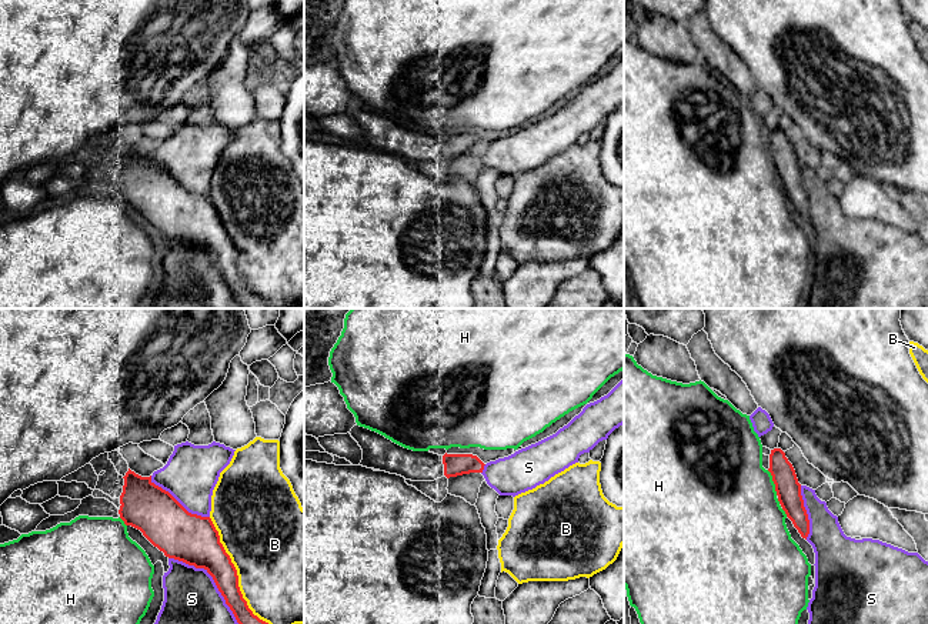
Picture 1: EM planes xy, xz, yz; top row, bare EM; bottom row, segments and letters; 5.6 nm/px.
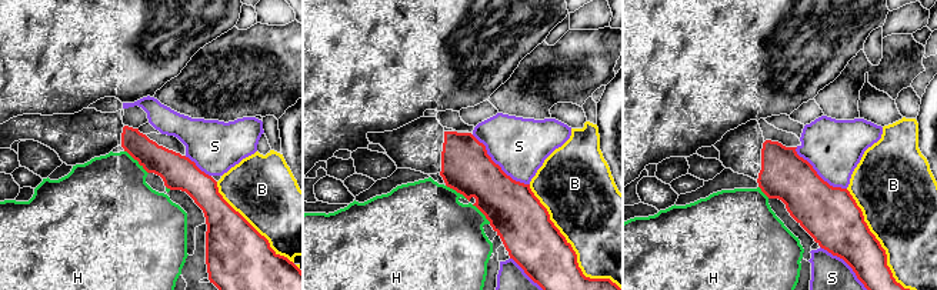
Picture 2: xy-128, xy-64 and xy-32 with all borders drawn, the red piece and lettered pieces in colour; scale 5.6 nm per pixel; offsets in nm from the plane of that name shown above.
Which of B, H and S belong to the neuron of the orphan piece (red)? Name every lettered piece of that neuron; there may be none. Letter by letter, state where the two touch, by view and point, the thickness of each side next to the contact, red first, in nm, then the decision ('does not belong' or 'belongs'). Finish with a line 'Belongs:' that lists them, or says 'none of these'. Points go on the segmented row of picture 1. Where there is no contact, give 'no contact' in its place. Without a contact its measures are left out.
B: xy (236, 573) | 220/480 nm | does not belong
H: yz (774, 483) | 140/480 nm | does not belong
S: xy (213, 579) | 280/300 nm | does not belong
Belongs: none of these

